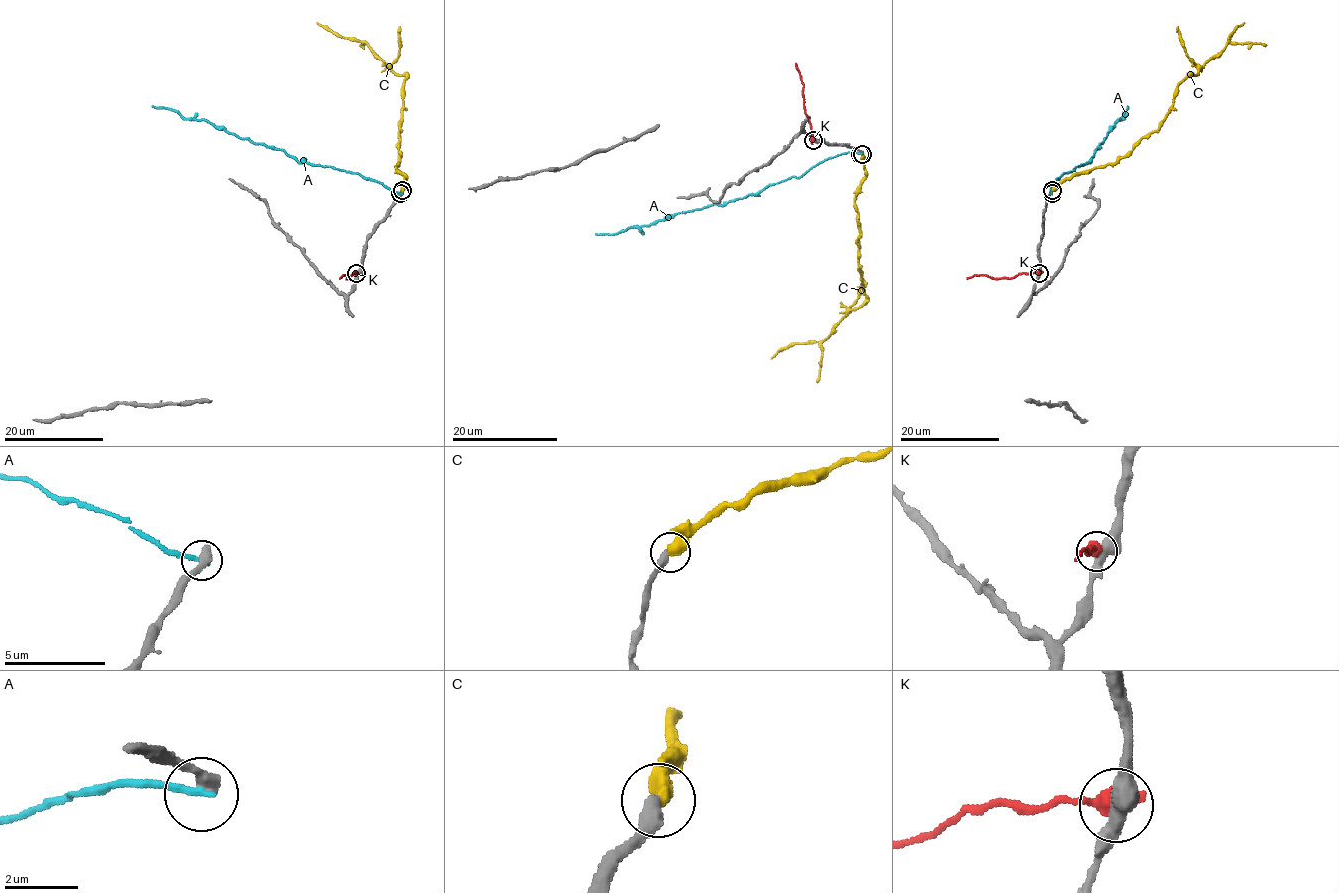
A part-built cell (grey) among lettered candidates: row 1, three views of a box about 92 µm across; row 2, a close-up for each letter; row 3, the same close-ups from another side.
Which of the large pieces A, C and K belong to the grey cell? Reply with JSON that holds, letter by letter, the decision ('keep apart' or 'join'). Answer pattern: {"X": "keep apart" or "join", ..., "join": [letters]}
{"A": "keep apart", "C": "join", "K": "keep apart", "join": ["C"]}

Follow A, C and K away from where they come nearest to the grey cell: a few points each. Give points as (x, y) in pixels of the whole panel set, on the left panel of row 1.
A: (400, 193), (357, 174), (297, 162), (282, 150), (238, 138), (202, 119), (183, 118), (169, 109), (152, 105)
C: (403, 190), (405, 176), (395, 167), (400, 157), (406, 77), (396, 74), (364, 42), (336, 36), (317, 22)
K: (357, 273), (339, 279)

